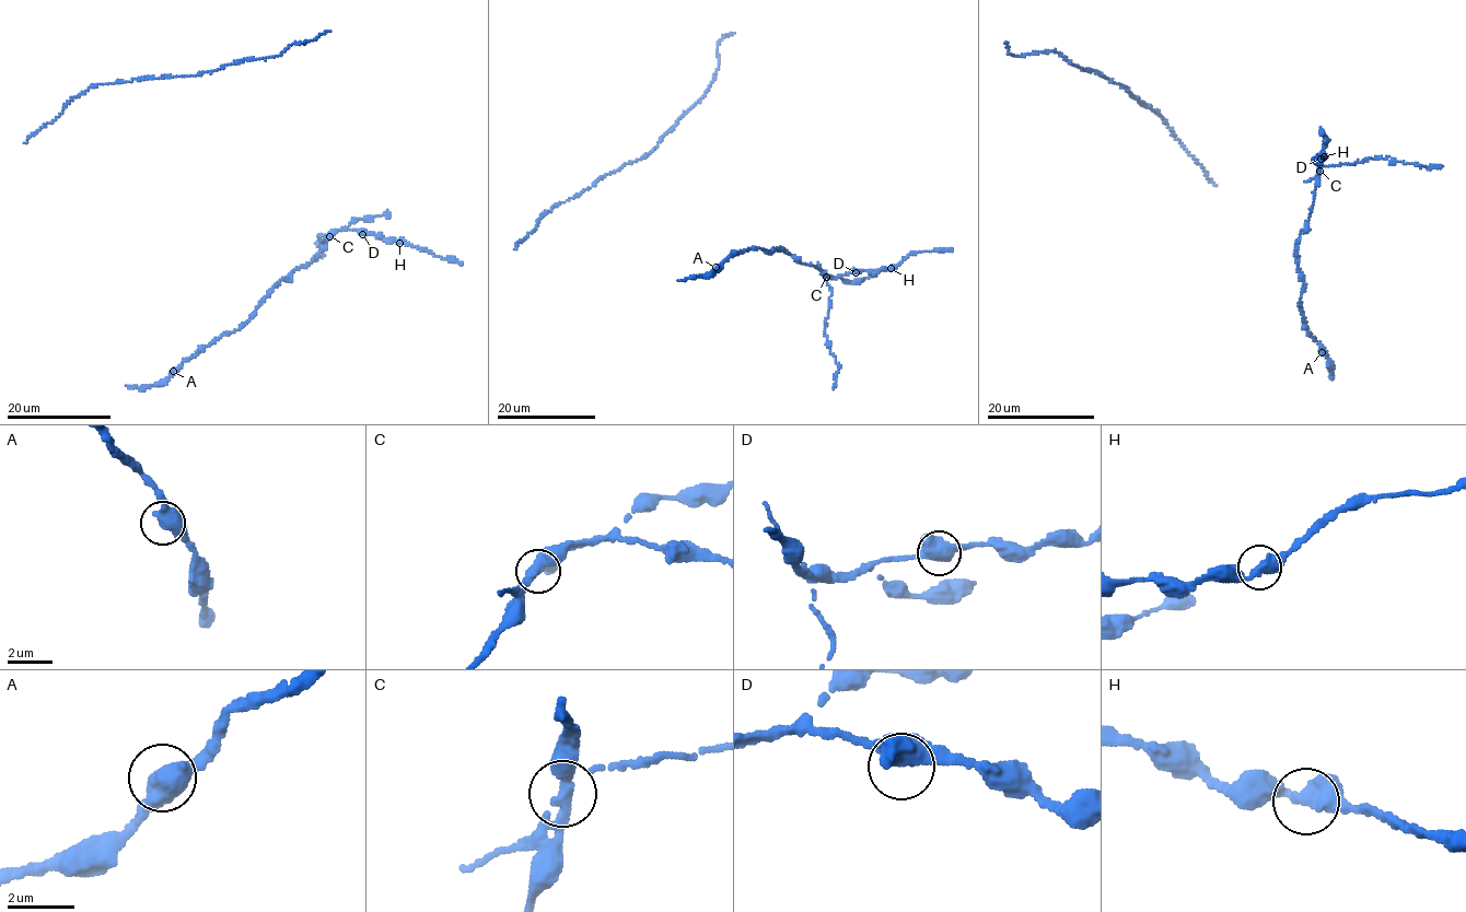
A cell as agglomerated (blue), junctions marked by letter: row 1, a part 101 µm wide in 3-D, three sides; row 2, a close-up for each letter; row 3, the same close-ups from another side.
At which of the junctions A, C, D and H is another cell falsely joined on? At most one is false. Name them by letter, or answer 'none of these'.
C

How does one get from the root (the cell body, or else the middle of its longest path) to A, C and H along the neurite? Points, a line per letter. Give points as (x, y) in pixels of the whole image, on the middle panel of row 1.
A: (817, 261), (823, 271), (780, 248), (770, 253), (752, 247), (733, 254), (716, 267)
C: (817, 261), (826, 276)
H: (817, 261), (824, 273), (832, 278), (891, 268)

